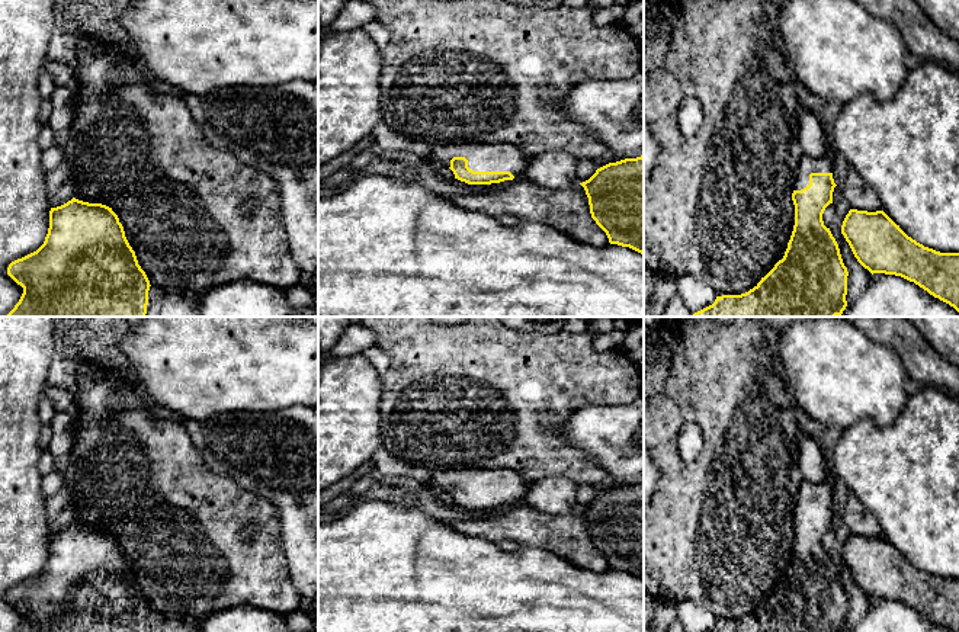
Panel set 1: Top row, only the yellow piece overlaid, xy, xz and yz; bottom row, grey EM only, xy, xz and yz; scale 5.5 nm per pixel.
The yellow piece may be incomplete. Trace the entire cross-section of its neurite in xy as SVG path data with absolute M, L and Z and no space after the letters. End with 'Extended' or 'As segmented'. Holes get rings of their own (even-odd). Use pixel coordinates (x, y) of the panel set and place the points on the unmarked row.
M76 523L51 533L44 570L12 587L7 600L23 613L15 632L147 632L151 612L112 533Z. As segmented

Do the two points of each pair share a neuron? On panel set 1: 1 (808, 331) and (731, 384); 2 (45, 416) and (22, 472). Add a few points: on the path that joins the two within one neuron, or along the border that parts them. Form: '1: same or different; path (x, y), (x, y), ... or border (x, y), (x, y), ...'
1: different; border (779, 366), (783, 374)
2: different; border (44, 395), (38, 407), (41, 424)

